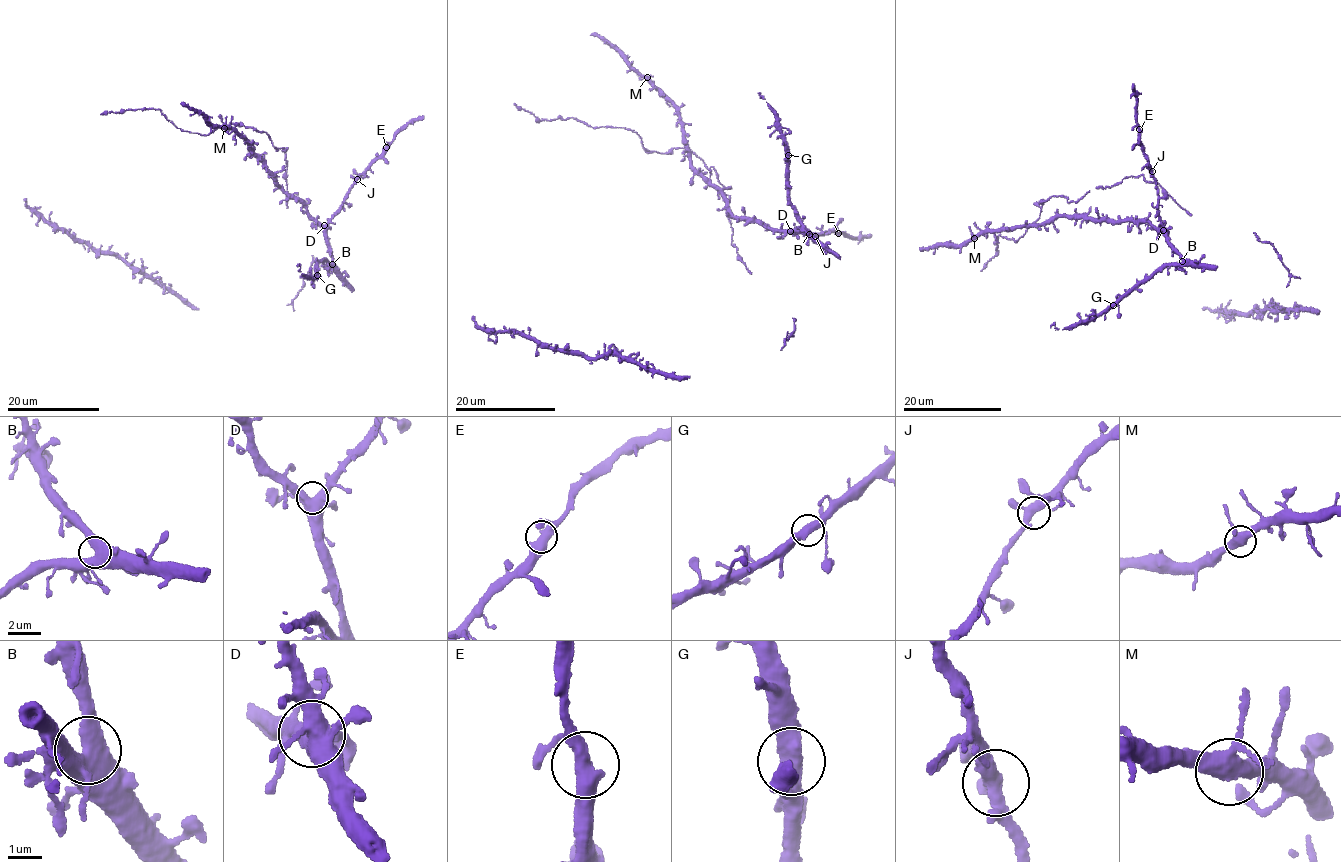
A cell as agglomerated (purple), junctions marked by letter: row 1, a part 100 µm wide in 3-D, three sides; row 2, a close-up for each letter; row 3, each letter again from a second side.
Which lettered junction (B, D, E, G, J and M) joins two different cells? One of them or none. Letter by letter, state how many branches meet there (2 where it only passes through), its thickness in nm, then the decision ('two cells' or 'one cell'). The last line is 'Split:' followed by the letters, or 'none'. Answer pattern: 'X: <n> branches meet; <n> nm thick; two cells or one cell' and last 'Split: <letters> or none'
B: 4 branches meet; 480 nm thick; one cell
D: 6 branches meet; 500 nm thick; one cell
E: 3 branches meet; 400 nm thick; one cell
G: 3 branches meet; 400 nm thick; one cell
J: 5 branches meet; 380 nm thick; one cell
M: 5 branches meet; 420 nm thick; one cell
Split: none

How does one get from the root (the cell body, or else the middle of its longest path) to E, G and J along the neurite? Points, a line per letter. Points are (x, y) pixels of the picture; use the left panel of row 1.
E: (344, 271), (340, 274), (332, 260), (326, 241), (327, 225), (353, 181), (386, 147)
G: (344, 271), (340, 274), (332, 269), (325, 259), (317, 262), (317, 275)
J: (344, 271), (340, 274), (332, 260), (326, 241), (327, 225), (357, 179)

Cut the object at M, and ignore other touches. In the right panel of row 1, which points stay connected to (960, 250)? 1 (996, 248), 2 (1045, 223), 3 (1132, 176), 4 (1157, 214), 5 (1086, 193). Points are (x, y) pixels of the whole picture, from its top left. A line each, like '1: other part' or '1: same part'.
1: other part
2: same part
3: other part
4: same part
5: other part

